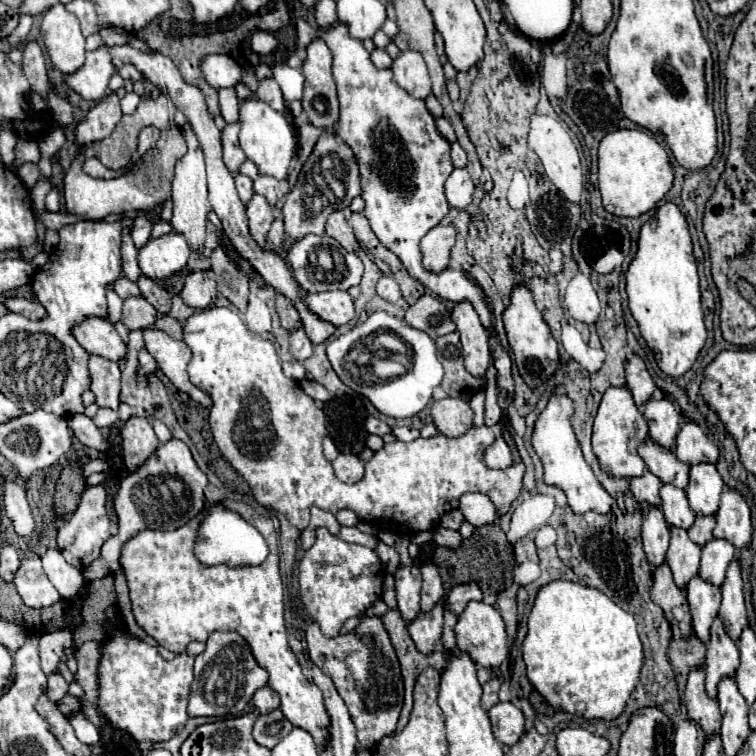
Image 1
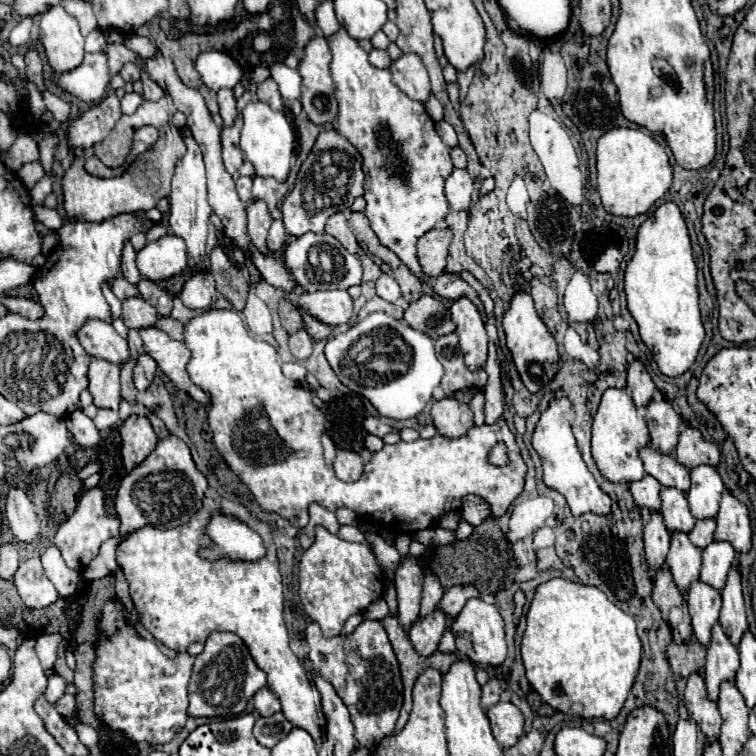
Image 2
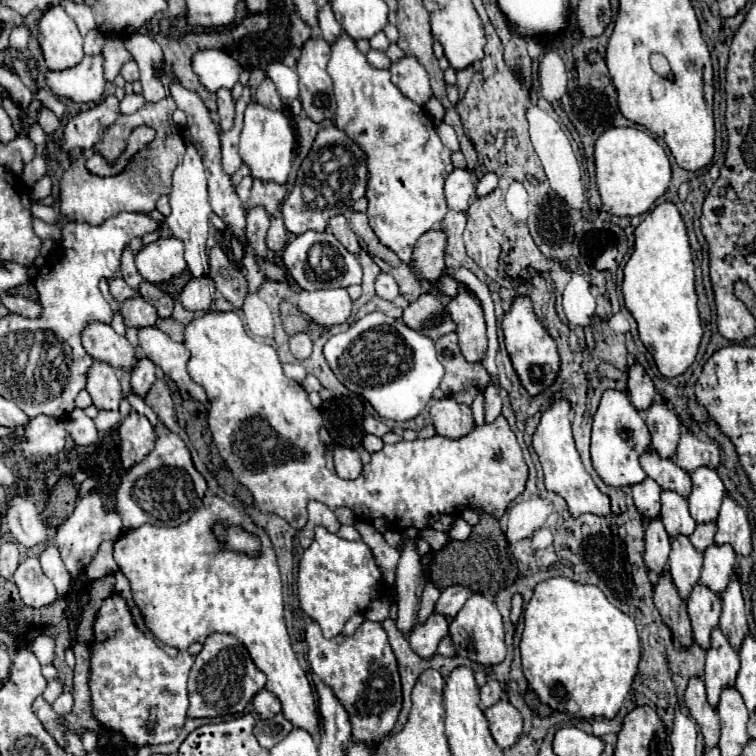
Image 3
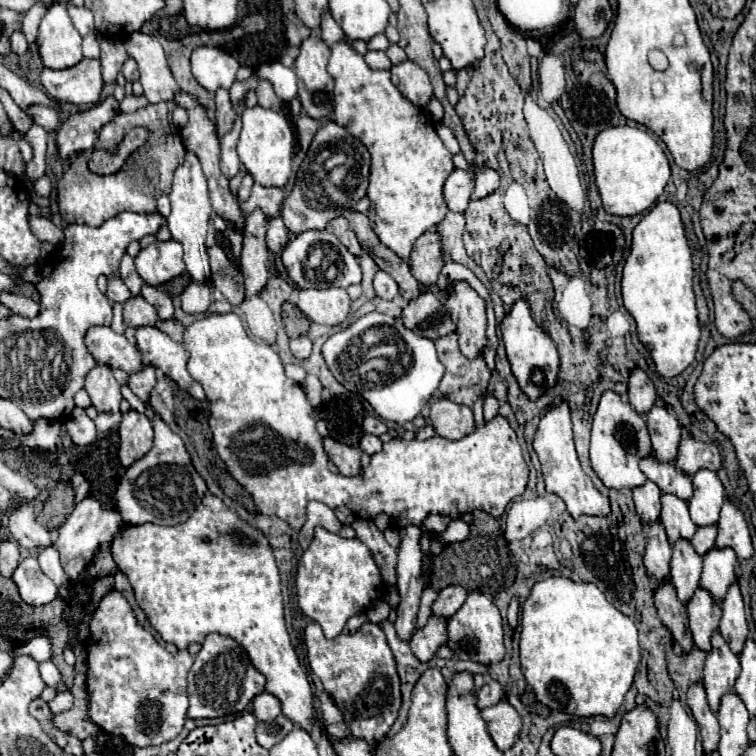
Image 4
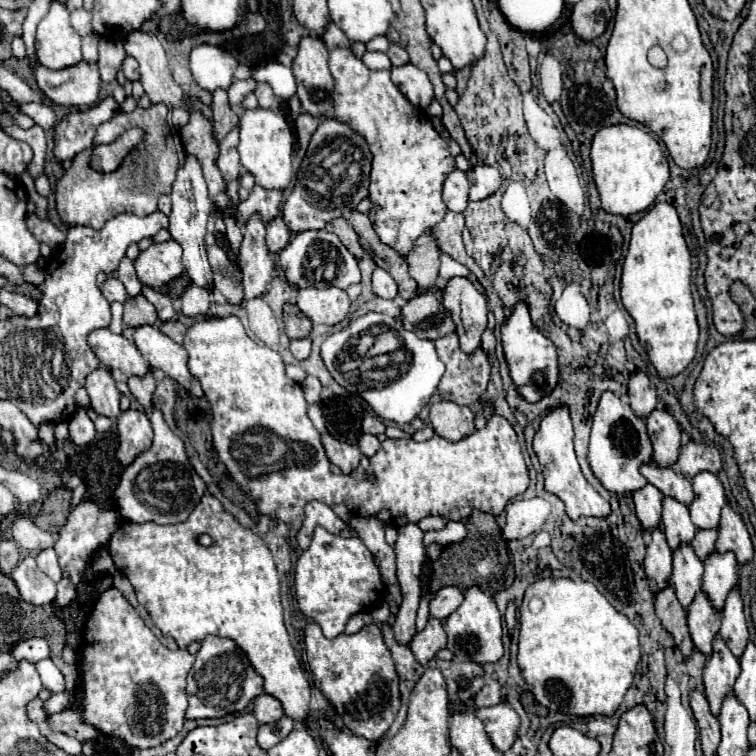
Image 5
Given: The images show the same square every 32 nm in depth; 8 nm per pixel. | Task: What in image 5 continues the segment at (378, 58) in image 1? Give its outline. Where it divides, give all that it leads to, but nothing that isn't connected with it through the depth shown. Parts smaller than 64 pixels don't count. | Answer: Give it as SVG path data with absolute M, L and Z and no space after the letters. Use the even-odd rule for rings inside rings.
M366 52L362 56L362 62L370 68L370 70L390 70L390 60L384 52Z

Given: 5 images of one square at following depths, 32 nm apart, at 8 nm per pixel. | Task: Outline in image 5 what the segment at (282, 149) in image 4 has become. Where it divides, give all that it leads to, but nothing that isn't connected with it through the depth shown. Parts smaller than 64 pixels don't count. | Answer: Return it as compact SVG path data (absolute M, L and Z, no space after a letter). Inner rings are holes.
M256 108L244 110L240 116L240 164L254 176L256 184L268 190L284 190L292 178L292 130L282 114Z

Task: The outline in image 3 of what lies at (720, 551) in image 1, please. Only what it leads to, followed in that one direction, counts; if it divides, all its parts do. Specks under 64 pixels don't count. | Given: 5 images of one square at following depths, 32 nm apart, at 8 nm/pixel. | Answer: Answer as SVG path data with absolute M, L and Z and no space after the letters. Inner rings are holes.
M712 544L704 552L704 568L700 584L704 584L706 588L710 588L720 596L724 594L730 578L734 576L734 568L736 568L736 552L728 544L724 546Z

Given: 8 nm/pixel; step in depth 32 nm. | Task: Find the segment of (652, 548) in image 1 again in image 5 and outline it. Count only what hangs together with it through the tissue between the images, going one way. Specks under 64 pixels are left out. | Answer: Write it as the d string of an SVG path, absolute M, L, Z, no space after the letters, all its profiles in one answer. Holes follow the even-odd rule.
M660 528L652 530L650 534L650 544L646 548L646 558L644 558L644 570L646 570L646 578L652 580L658 590L670 584L672 550L668 548L666 536Z

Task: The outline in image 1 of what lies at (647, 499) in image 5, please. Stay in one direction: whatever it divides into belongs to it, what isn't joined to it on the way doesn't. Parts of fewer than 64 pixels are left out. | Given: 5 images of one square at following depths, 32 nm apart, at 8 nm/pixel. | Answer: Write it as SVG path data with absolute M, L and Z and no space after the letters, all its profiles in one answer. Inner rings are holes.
M648 470L644 472L642 478L630 480L630 490L632 490L634 498L646 506L660 506L660 496L658 496L660 486L662 486L660 480L656 480L656 476L652 476L652 472L648 472Z

